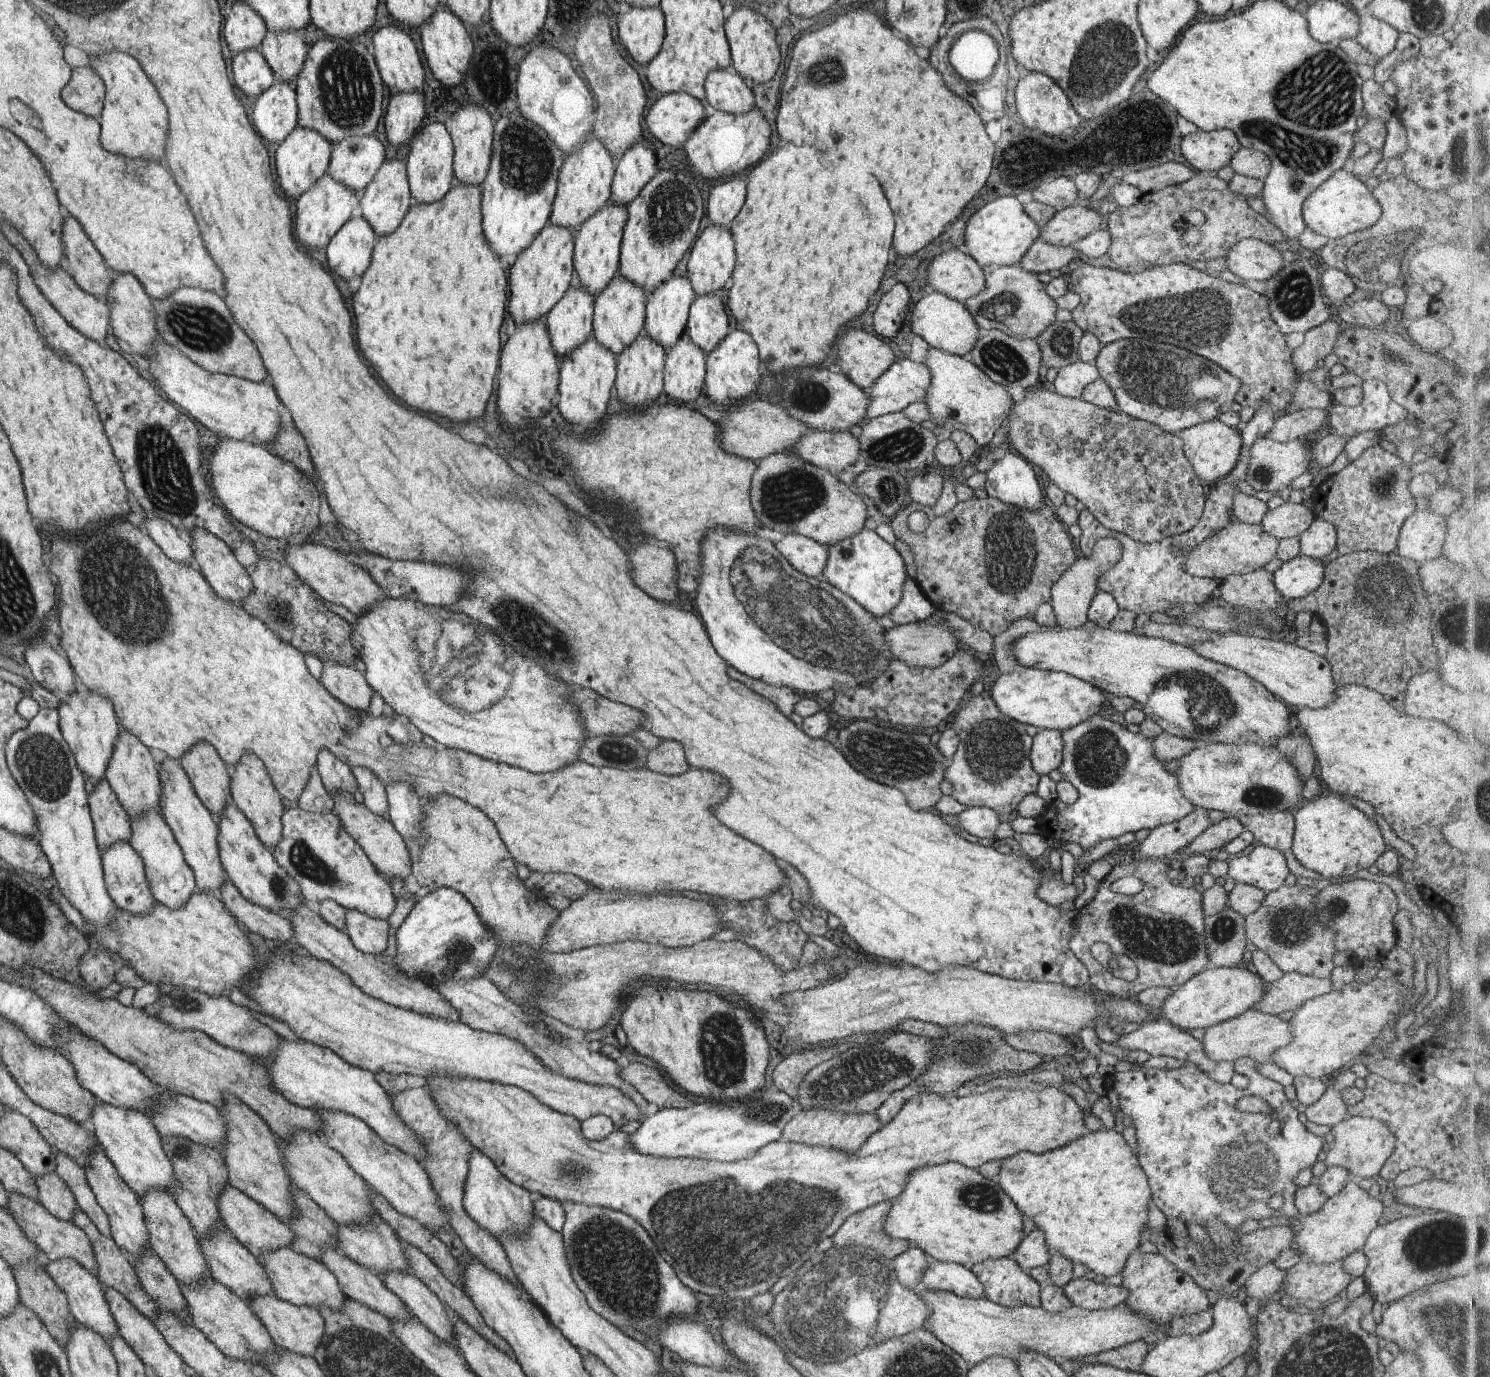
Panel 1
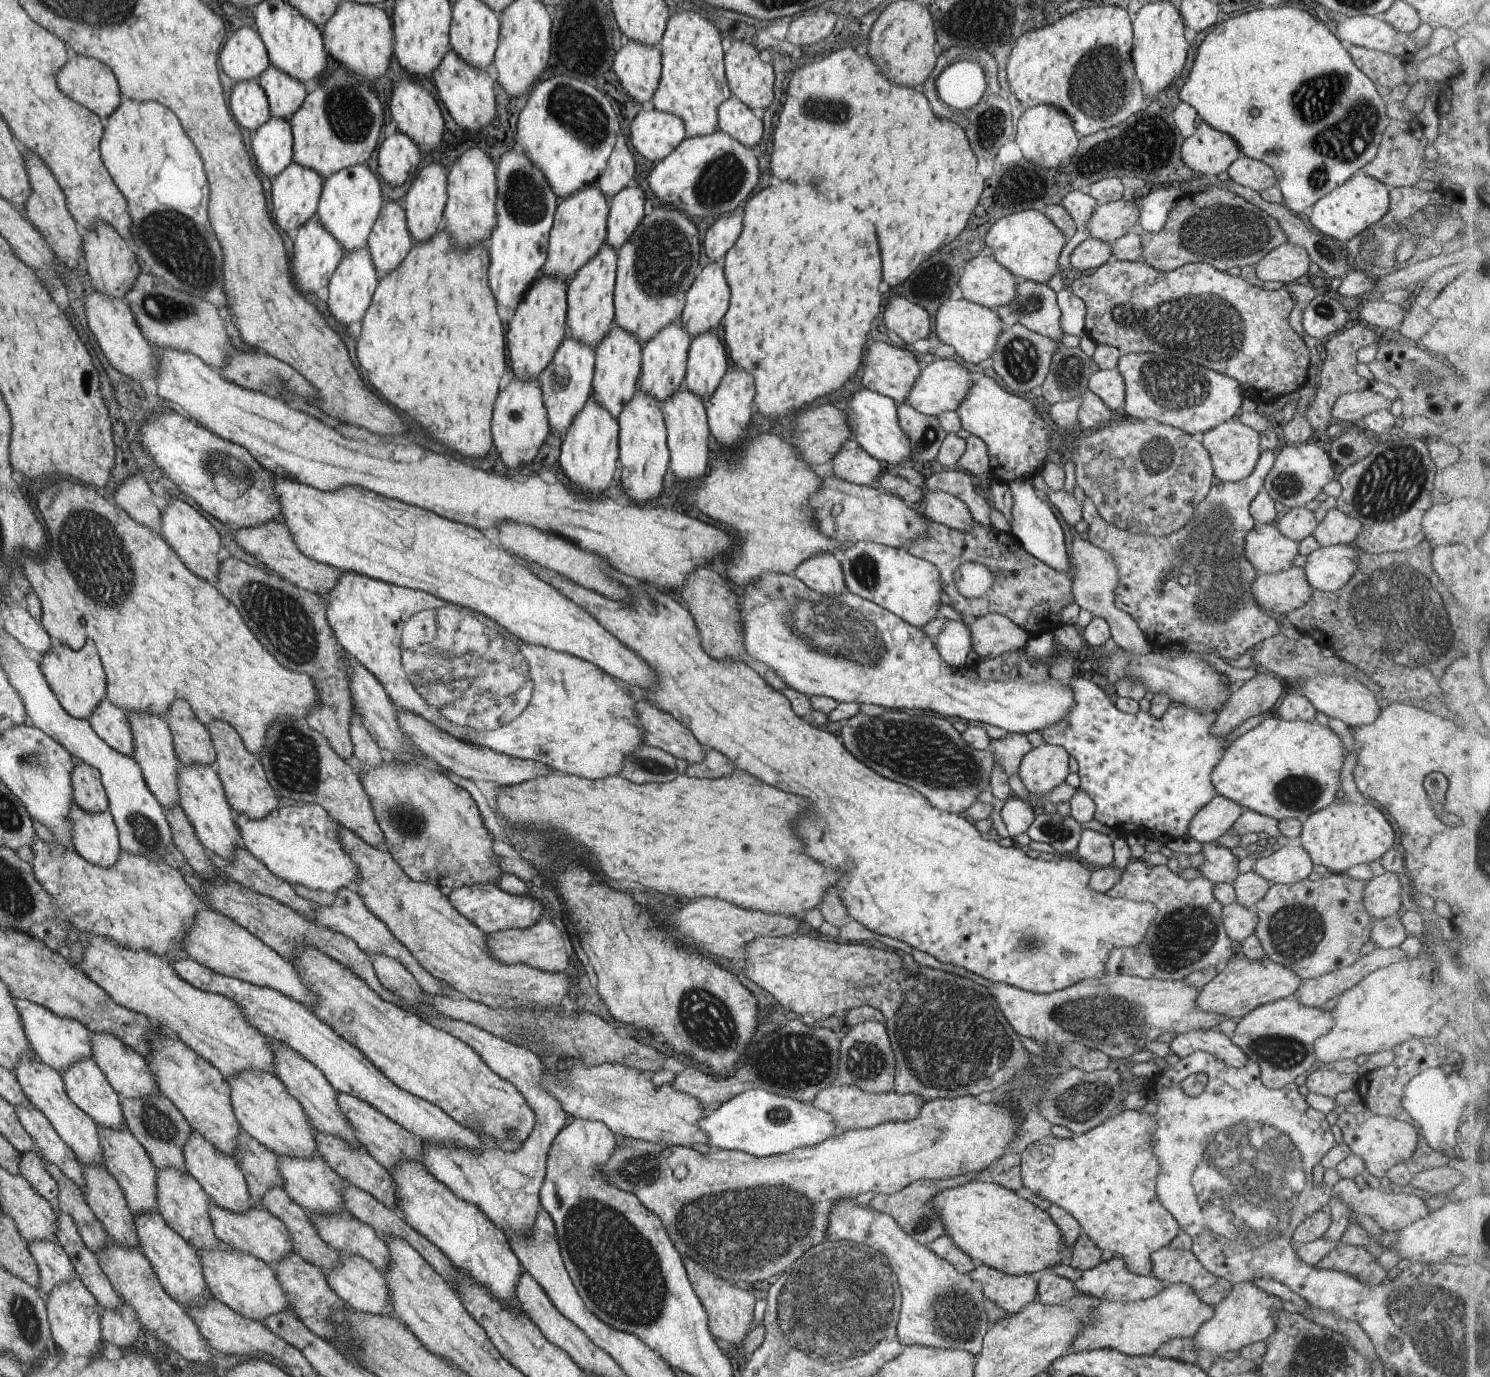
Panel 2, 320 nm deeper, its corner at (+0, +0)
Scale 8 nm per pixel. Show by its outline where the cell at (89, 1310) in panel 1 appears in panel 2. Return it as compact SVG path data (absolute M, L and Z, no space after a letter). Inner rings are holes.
M50 1240L30 1241L30 1255L38 1268L38 1290L43 1295L55 1286L66 1283L75 1276L73 1264L67 1252L57 1242Z

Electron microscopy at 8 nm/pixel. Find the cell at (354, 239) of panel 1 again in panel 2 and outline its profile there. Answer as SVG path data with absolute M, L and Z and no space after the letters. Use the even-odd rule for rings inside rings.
M359 249L351 251L342 256L337 270L330 276L327 285L328 295L325 301L329 312L341 326L349 326L353 322L359 322L363 318L370 300L373 298L375 287L378 284L377 270L374 268L373 260L369 250Z

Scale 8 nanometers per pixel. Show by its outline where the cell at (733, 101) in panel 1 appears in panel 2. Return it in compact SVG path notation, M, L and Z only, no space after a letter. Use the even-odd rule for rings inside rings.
M733 95L724 100L717 107L718 130L742 144L745 148L756 150L759 140L761 140L761 120L758 120L752 110L739 102Z

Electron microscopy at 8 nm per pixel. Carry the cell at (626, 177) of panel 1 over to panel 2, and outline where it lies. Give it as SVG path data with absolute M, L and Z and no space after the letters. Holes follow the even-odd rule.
M632 182L610 200L611 214L607 215L607 245L617 252L643 220L644 197L644 193Z

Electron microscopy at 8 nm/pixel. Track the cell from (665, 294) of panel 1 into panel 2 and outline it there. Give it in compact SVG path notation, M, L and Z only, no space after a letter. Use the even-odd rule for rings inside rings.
M677 322L664 326L660 331L651 337L641 346L640 373L638 376L637 388L661 404L667 397L670 397L681 388L686 371L686 356L690 338Z

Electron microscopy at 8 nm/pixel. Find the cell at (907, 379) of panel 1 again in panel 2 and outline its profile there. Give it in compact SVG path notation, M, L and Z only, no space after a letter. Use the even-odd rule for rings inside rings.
M935 360L931 364L922 365L921 372L916 381L912 383L905 403L909 403L911 408L921 414L934 417L938 417L942 412L955 411L972 387L974 378L977 378L976 371L970 372L955 360Z

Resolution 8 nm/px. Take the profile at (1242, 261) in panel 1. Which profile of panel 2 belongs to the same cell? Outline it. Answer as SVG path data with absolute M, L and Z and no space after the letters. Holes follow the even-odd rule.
M1289 242L1271 250L1255 265L1258 278L1265 281L1281 282L1283 286L1306 280L1310 258L1301 246Z

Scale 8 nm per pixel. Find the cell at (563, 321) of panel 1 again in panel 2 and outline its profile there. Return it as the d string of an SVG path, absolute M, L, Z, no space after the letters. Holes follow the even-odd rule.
M566 335L562 343L555 351L554 358L543 369L543 372L536 378L542 392L542 403L546 409L551 434L562 438L563 434L573 423L574 416L582 410L589 390L592 390L591 374L594 374L594 351L593 349Z

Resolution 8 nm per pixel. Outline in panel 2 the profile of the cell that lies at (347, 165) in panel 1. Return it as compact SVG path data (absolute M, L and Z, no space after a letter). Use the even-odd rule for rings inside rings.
M355 165L328 176L315 214L323 228L341 245L343 255L366 248L366 240L381 211L381 188L367 166Z

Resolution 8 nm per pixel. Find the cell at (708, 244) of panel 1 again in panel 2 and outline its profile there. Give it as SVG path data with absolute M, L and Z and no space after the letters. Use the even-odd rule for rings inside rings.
M709 263L699 271L685 293L684 307L677 320L678 325L687 333L690 340L703 333L715 332L729 306L729 297L730 292L723 276L721 263Z

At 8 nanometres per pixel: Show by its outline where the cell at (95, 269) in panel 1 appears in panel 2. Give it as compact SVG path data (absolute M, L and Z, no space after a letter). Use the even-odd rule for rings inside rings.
M26 150L26 168L29 178L30 194L26 202L21 206L23 218L34 225L42 239L49 244L53 254L59 262L69 270L81 267L82 248L81 236L75 232L75 222L70 216L66 207L66 195L55 180L53 173L46 167L46 164L39 158L36 152Z

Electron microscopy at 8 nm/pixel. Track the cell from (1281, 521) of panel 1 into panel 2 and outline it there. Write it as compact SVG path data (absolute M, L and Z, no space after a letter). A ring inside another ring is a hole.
M1304 507L1285 510L1275 522L1282 535L1297 542L1311 535L1318 523L1313 513Z

